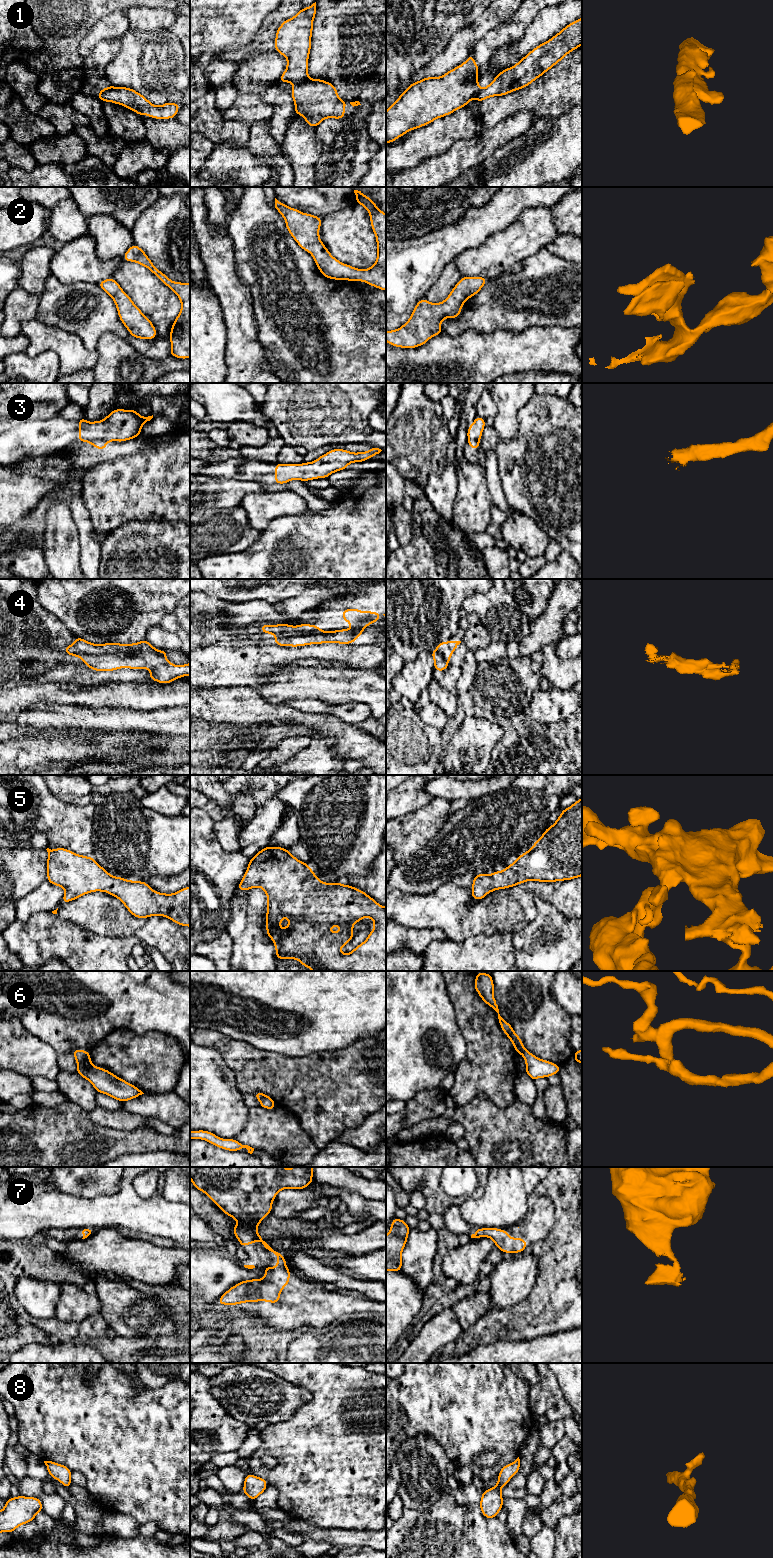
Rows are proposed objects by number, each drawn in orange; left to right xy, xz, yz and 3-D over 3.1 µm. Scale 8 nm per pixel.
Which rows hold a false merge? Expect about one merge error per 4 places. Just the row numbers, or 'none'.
1, 6

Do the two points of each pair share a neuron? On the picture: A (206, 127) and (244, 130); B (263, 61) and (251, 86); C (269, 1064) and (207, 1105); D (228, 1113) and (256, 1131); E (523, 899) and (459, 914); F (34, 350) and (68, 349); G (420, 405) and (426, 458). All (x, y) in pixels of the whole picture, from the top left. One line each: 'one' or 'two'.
A: one
B: one
C: two
D: two
E: one
F: one
G: one

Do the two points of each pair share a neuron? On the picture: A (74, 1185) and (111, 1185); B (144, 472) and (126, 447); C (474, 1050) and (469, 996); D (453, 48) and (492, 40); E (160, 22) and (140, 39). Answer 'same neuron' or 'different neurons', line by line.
A: same neuron
B: different neurons
C: same neuron
D: different neurons
E: different neurons

